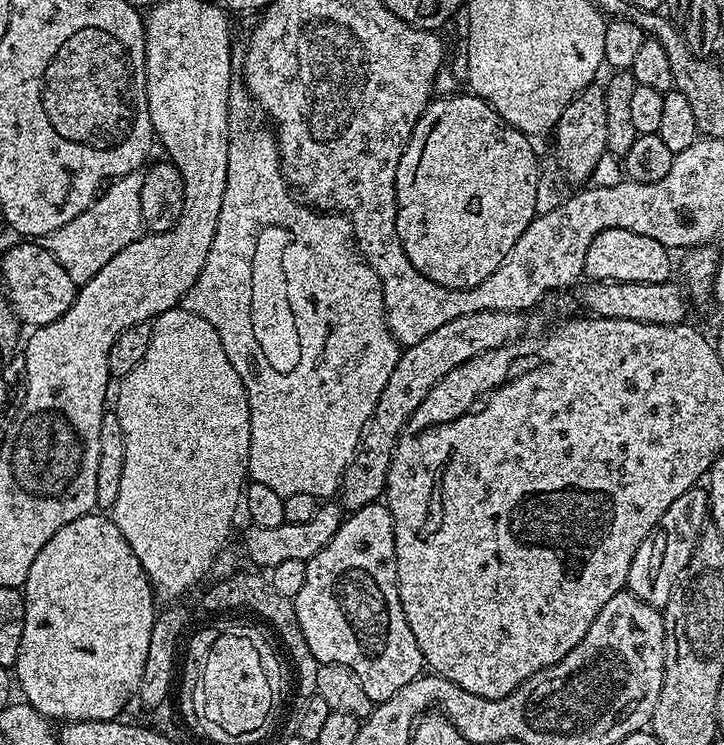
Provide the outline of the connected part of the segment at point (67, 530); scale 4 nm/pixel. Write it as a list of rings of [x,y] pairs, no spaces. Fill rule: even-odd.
[[[104,514],[74,518],[70,526],[62,526],[38,550],[22,591],[26,618],[14,680],[19,691],[24,691],[23,699],[52,722],[117,719],[128,699],[132,700],[139,690],[151,627],[158,613],[152,583],[142,570],[142,562],[134,558],[134,550],[130,550],[122,530]]]

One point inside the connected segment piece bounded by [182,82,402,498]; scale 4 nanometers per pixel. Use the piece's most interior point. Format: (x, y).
(301, 316)

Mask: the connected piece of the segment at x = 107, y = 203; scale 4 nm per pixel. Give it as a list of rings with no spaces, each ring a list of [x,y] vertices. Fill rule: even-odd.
[[[134,171],[128,176],[119,177],[107,185],[108,192],[101,191],[91,206],[82,210],[78,218],[66,222],[49,236],[43,237],[42,243],[58,262],[62,262],[62,270],[70,274],[77,286],[80,285],[80,264],[72,264],[72,260],[80,260],[80,256],[109,256],[114,258],[118,250],[129,248],[142,234],[144,219],[140,213],[140,182],[142,176]]]

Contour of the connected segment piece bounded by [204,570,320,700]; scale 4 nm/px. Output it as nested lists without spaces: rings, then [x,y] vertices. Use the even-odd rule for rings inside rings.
[[[238,570],[225,580],[217,580],[209,583],[208,593],[204,596],[204,608],[208,612],[228,612],[231,608],[245,608],[256,616],[261,616],[274,631],[280,635],[292,664],[296,667],[296,692],[300,700],[305,700],[316,695],[316,683],[318,682],[318,670],[320,665],[316,663],[314,654],[310,654],[310,646],[306,646],[306,638],[302,634],[302,626],[298,626],[298,614],[295,603],[289,597],[278,594],[274,590],[271,579],[264,580],[255,571],[244,572]]]

